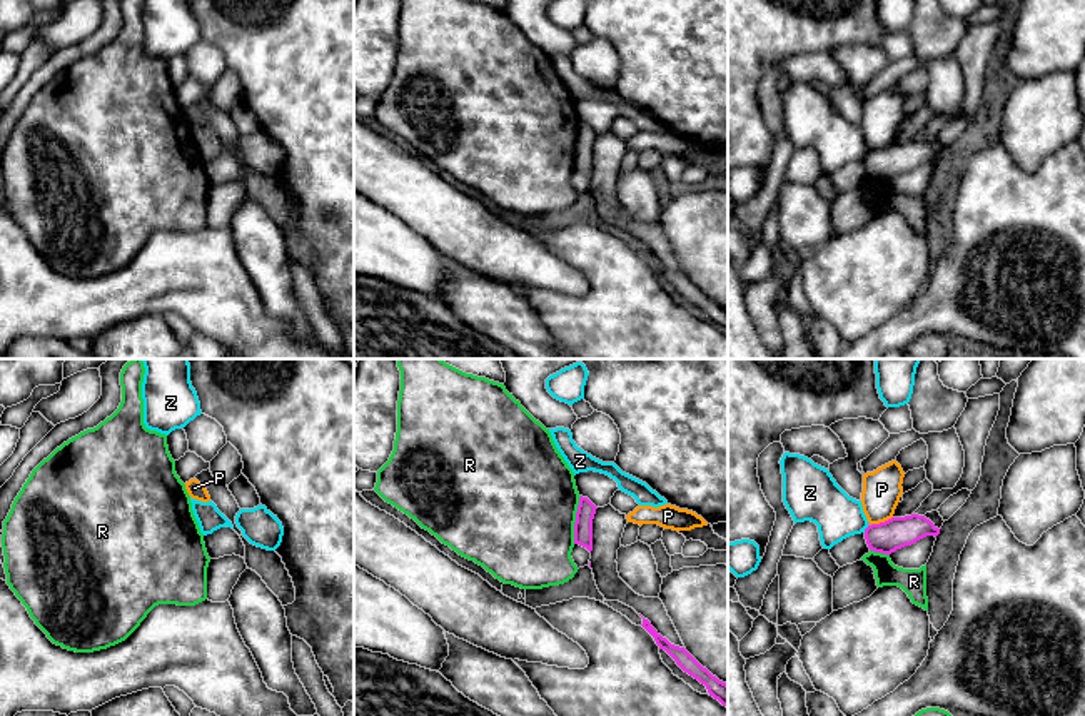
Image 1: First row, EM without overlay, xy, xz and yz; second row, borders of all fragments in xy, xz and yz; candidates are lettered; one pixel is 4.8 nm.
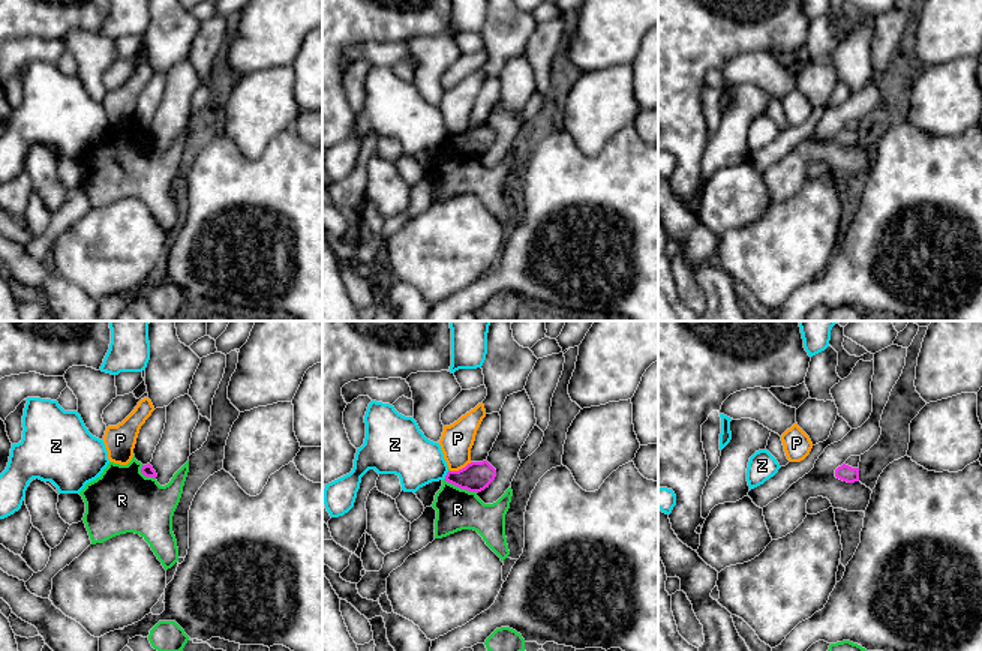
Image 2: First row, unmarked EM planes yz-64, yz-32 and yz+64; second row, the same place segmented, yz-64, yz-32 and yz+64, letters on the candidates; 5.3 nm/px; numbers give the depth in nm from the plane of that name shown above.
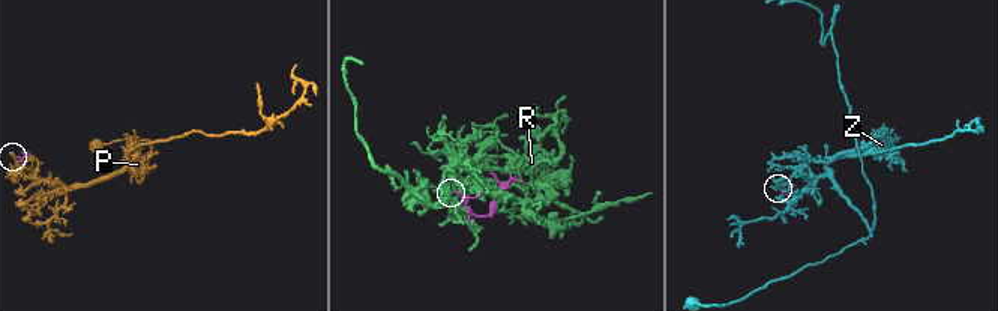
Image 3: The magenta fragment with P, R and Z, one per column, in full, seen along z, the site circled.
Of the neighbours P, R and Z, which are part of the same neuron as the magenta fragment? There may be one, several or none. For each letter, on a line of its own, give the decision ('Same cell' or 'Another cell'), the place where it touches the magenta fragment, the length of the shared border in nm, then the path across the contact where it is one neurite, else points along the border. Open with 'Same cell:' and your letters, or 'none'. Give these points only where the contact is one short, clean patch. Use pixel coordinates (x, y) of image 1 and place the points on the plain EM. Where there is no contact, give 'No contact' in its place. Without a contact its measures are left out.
Same cell: none
P: Another cell. Touches magenta at yz (882, 149). Shared border 110 nm
R: Another cell. Touches magenta at xz (576, 146). Shared border 240 nm
Z: Another cell. Touches magenta at yz (865, 156). Shared border 40 nm. Boundary: yz (868, 152), (863, 157)

